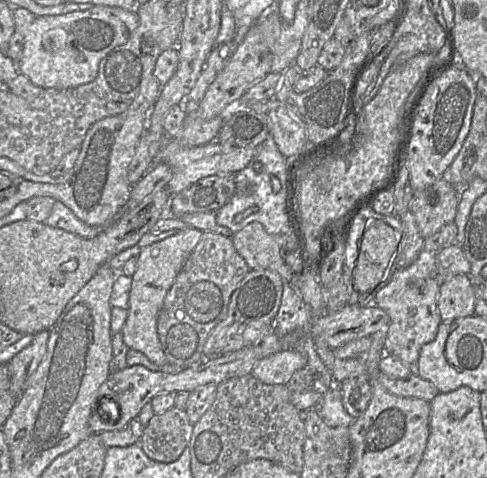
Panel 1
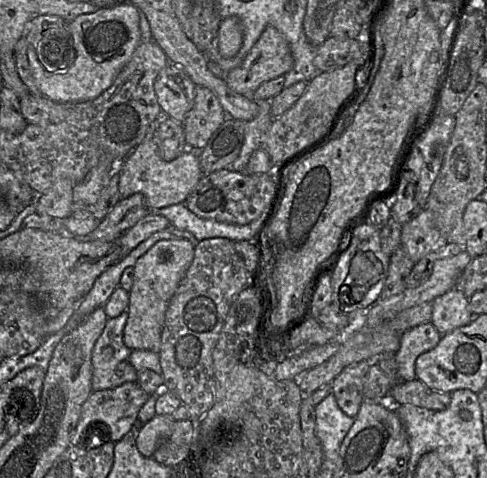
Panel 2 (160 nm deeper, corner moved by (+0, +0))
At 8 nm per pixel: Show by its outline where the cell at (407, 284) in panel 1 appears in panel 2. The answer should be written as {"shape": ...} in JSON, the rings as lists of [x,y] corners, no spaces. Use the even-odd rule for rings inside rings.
{"shape":[[[431,322],[407,330],[401,337],[400,348],[395,353],[398,372],[402,381],[416,379],[416,359],[435,348],[442,335]]]}

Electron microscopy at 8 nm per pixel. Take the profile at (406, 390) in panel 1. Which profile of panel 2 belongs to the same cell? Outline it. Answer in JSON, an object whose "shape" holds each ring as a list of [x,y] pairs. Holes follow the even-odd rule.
{"shape":[[[417,378],[392,386],[388,395],[393,403],[412,404],[434,411],[446,410],[451,401],[450,393],[435,391]]]}

